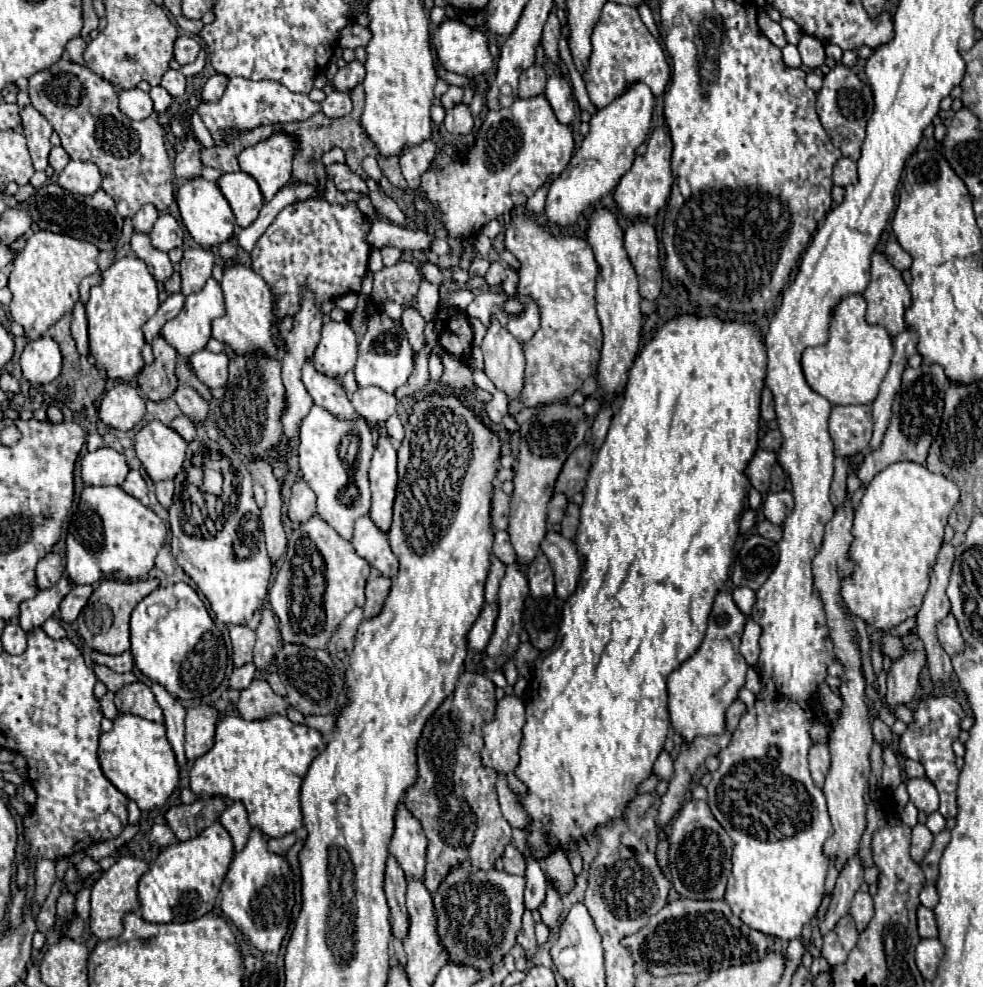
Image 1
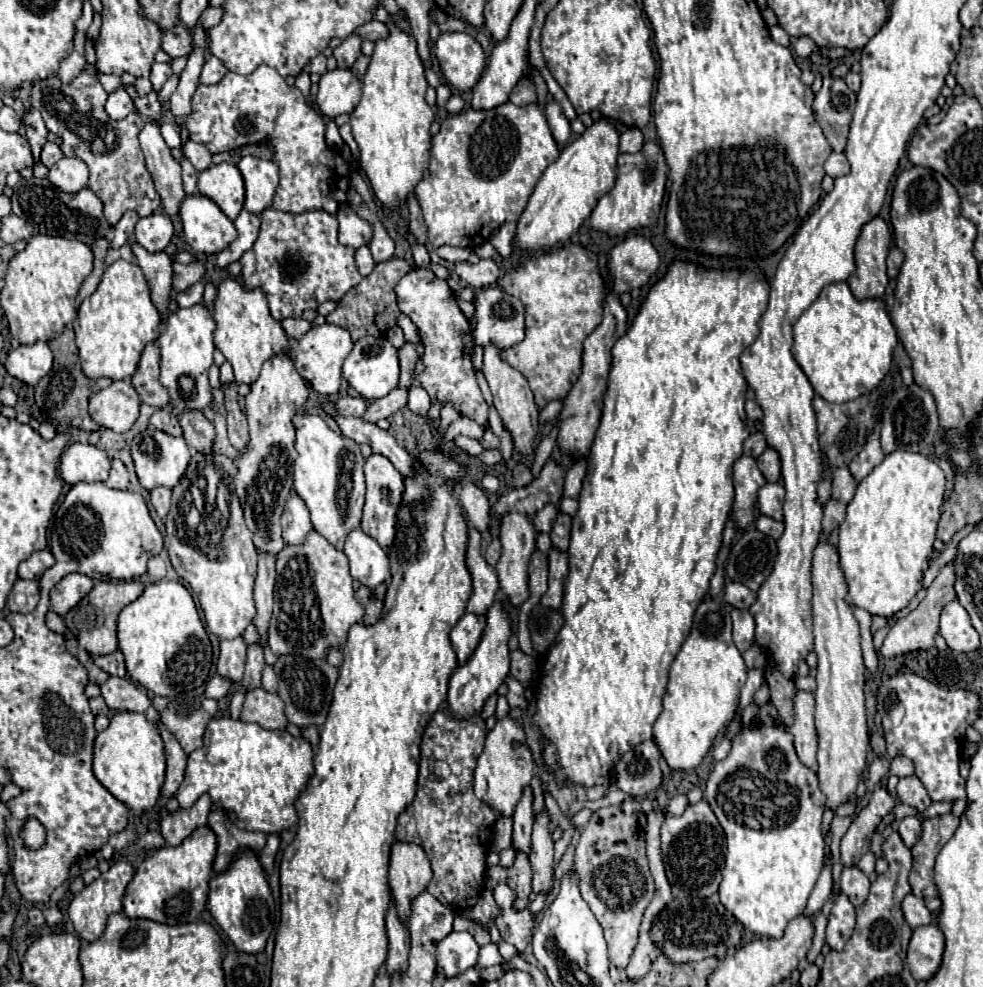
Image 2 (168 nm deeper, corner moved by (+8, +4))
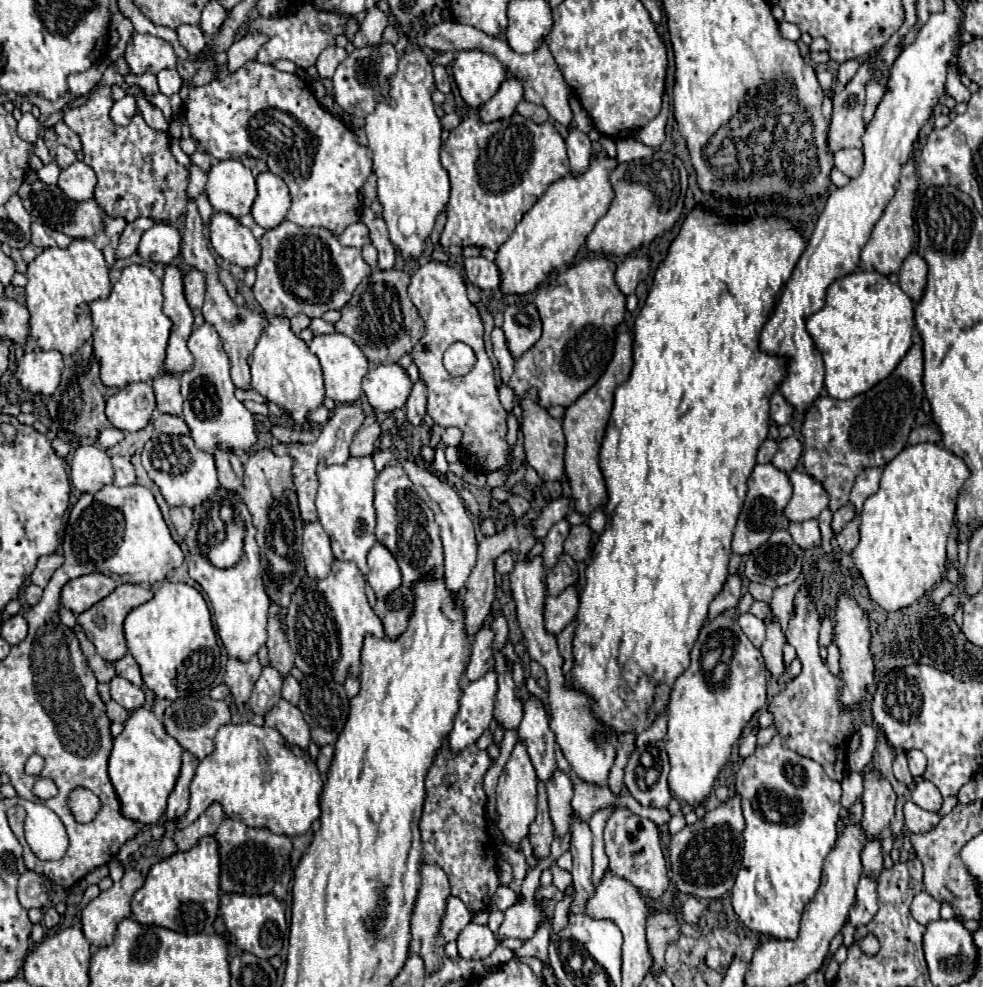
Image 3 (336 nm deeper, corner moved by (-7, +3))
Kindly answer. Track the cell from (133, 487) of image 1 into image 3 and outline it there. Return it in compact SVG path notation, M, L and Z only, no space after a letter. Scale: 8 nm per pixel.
M112 457L112 467L114 467L114 485L116 487L126 487L126 485L136 483L134 467L126 457Z

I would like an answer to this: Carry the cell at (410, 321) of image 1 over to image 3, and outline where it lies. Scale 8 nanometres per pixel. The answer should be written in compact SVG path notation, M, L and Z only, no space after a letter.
M422 381L414 383L412 387L412 393L408 397L408 403L406 403L406 419L418 427L426 415L426 385Z

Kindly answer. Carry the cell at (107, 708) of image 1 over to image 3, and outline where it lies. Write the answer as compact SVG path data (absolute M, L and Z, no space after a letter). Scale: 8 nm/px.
M110 701L106 705L106 715L110 721L116 721L116 723L124 723L128 719L128 711L122 705L118 705L116 701Z

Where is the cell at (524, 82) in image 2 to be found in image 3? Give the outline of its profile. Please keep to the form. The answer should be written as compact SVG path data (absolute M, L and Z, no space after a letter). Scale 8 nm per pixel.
M528 101L518 103L518 113L524 115L526 119L532 119L534 123L546 123L548 121L548 111L544 107L528 103Z

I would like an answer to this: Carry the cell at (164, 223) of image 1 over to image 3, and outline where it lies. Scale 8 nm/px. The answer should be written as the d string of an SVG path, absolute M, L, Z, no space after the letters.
M156 223L152 225L140 239L138 255L142 259L170 265L174 257L180 253L180 233L170 223Z

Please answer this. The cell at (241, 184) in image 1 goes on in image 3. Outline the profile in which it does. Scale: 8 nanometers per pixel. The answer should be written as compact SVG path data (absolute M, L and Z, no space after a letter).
M236 159L214 161L208 171L206 195L216 213L228 213L238 219L250 213L256 199L254 175Z

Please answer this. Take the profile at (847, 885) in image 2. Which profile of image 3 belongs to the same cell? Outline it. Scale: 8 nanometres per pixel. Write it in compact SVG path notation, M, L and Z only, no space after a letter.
M880 837L868 839L864 851L862 851L862 865L864 865L864 875L878 879L882 871L882 845Z

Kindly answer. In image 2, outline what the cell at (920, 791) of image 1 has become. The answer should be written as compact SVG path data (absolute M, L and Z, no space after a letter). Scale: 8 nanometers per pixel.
M917 776L901 778L897 784L897 796L903 804L909 804L909 806L917 808L919 812L927 810L933 802L929 798L929 794L925 794L925 786L921 786L921 780Z

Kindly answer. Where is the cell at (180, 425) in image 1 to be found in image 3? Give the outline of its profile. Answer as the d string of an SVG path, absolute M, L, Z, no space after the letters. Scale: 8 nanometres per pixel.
M156 413L152 417L152 425L158 433L166 433L166 435L186 435L188 425L184 423L182 417L174 417L174 415L166 415L166 413Z

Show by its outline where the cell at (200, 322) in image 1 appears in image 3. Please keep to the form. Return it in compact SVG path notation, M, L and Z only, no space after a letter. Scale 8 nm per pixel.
M204 323L200 329L192 331L192 335L188 339L188 349L194 353L196 361L194 361L194 369L186 371L180 377L180 385L182 385L182 397L184 397L184 421L188 423L190 437L196 441L196 447L202 451L208 451L208 453L212 453L216 447L224 447L224 449L230 449L236 453L250 451L256 445L254 415L234 395L234 383L230 379L230 361L228 361L228 355L224 351L222 341L220 341L218 333L214 331L214 327L210 323Z

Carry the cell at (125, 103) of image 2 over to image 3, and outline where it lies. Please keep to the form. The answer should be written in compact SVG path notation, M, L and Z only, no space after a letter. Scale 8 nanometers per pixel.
M126 95L124 99L114 101L112 111L110 111L110 119L116 125L128 125L130 119L134 117L134 113L136 113L136 99L132 95Z

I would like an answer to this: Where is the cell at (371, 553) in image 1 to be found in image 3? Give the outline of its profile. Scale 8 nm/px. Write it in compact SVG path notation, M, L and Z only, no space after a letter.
M376 543L370 553L368 553L368 565L370 565L370 573L368 573L368 583L372 585L376 597L386 597L390 595L394 589L400 587L400 569L396 559L390 555L390 551Z

